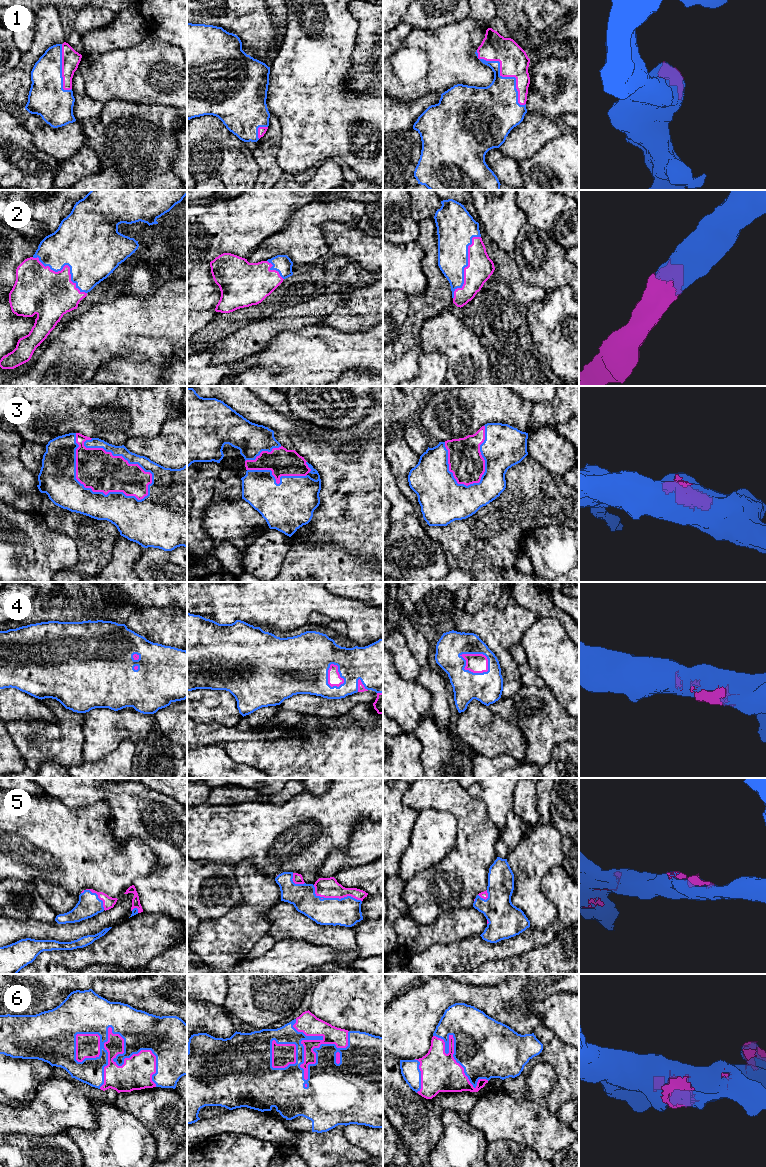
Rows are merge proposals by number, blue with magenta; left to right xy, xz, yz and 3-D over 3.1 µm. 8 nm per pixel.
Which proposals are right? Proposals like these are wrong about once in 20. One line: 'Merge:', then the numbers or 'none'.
Merge: 1, 2, 3, 4, 5, 6

